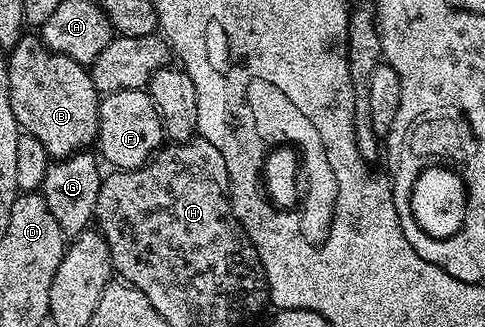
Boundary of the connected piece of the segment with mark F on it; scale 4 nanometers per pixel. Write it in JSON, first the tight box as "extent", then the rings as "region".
{"extent":[97,89,164,170],"region":[[[126,89],[106,94],[99,102],[97,153],[116,170],[140,169],[154,158],[164,144],[163,124],[153,107],[153,99],[141,89]]]}

